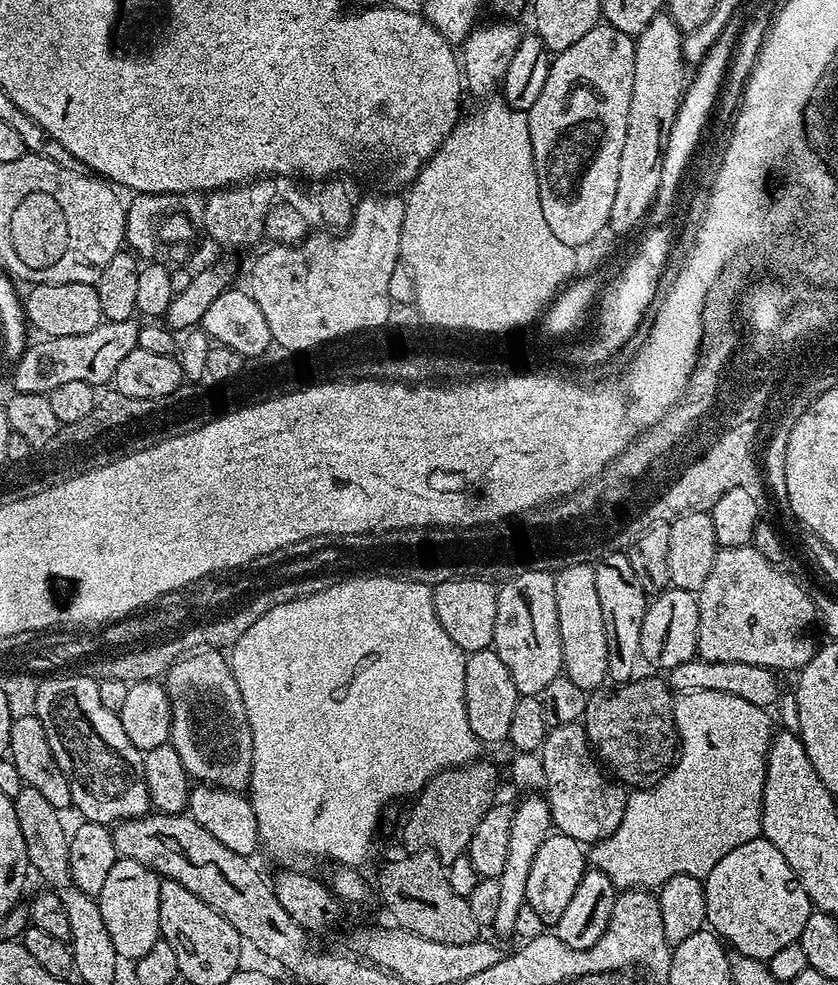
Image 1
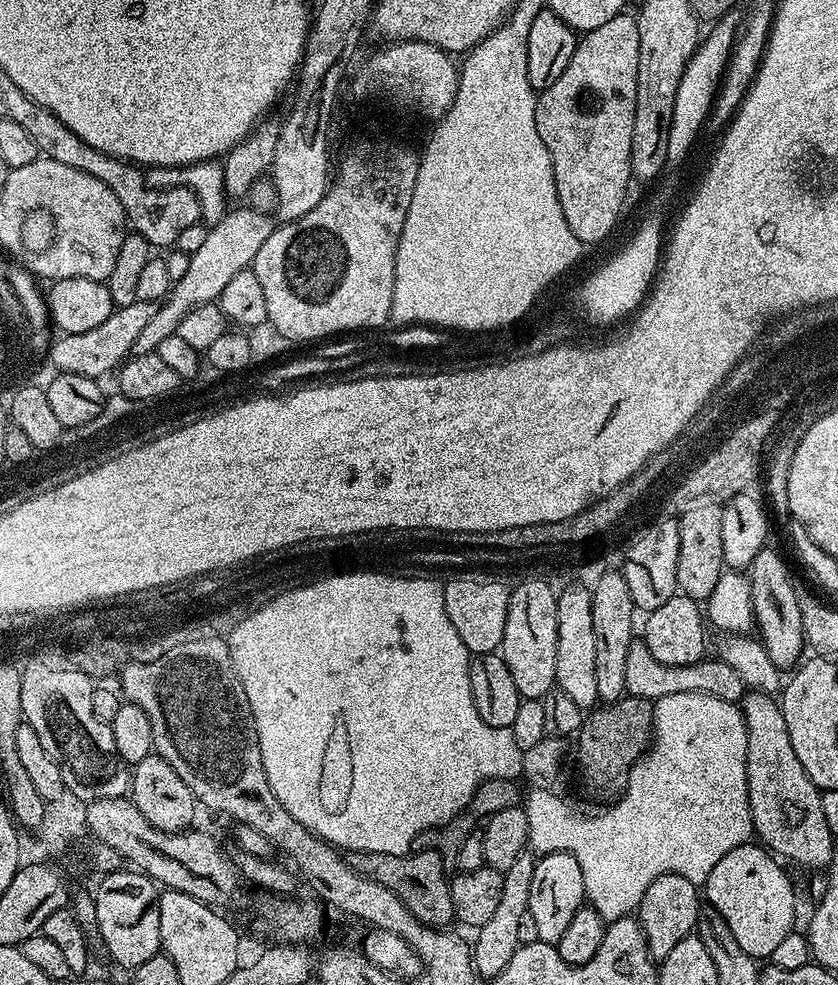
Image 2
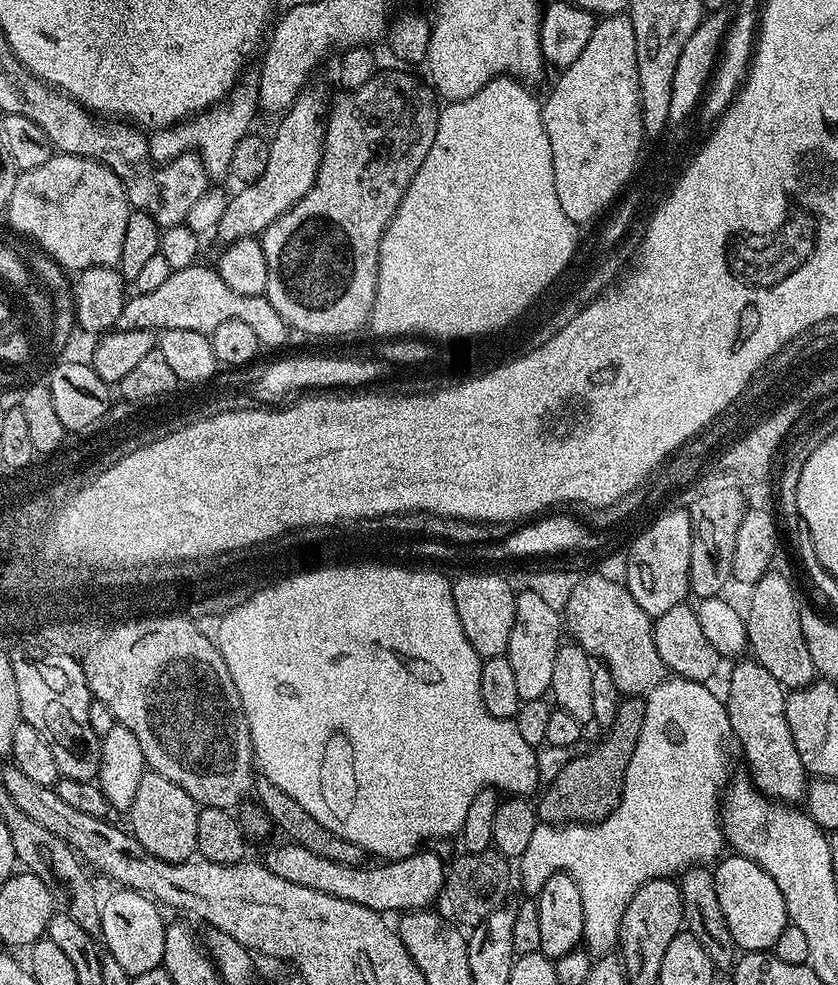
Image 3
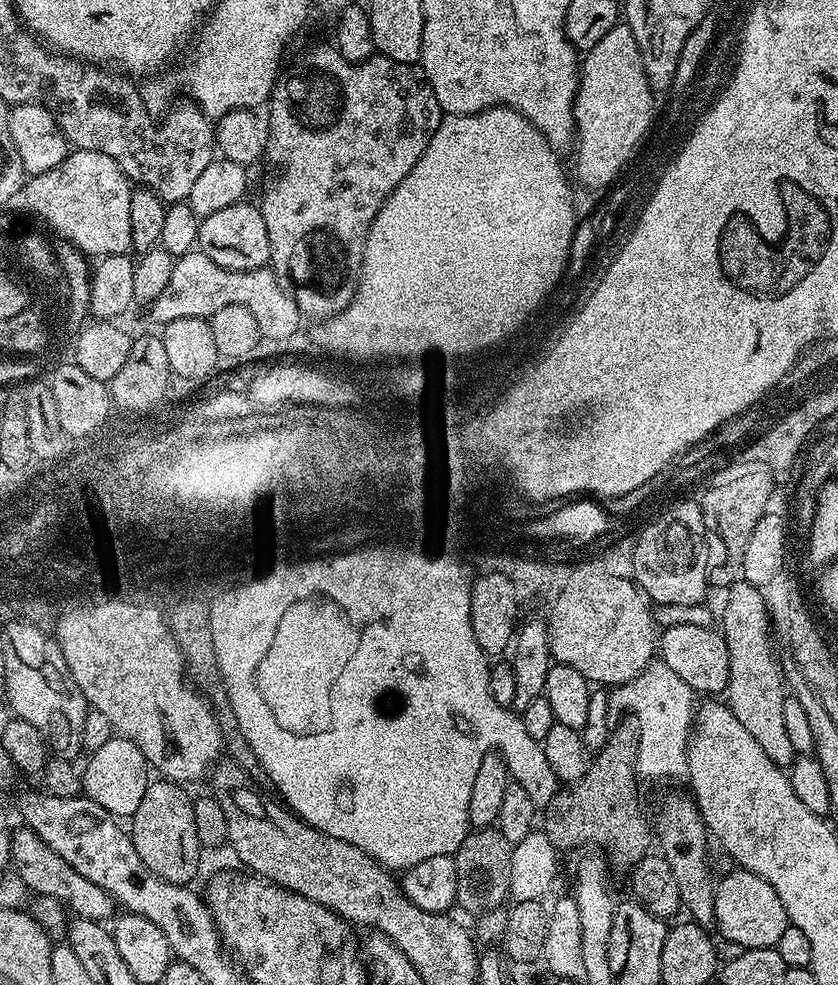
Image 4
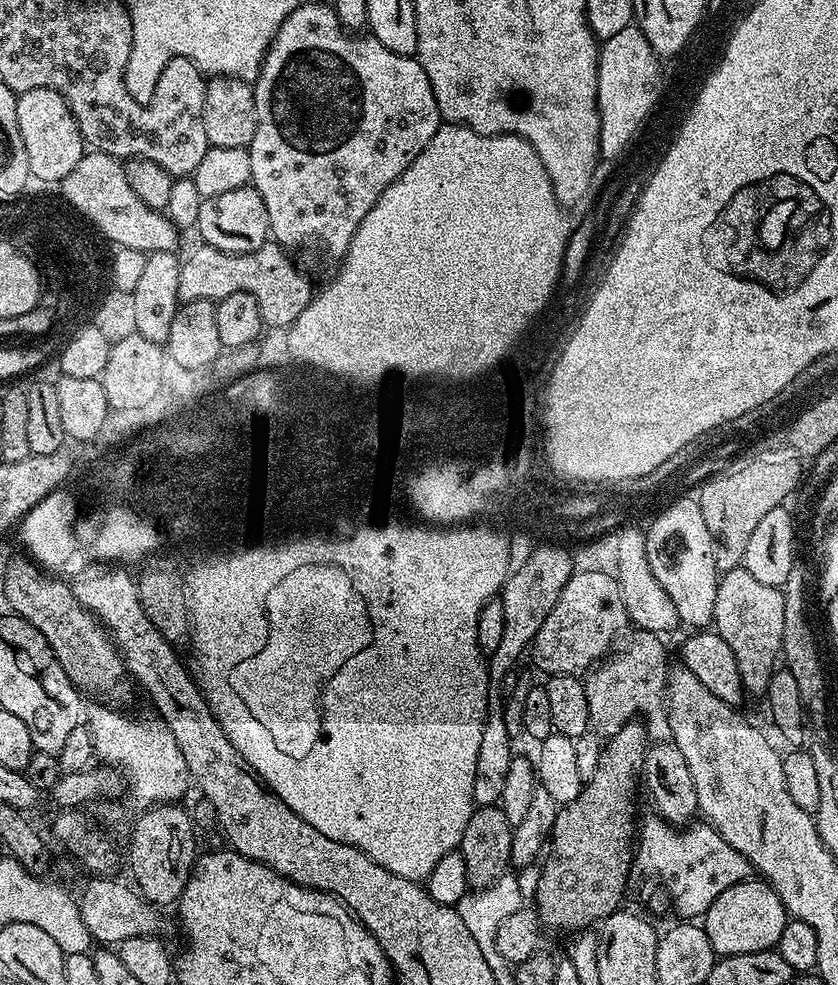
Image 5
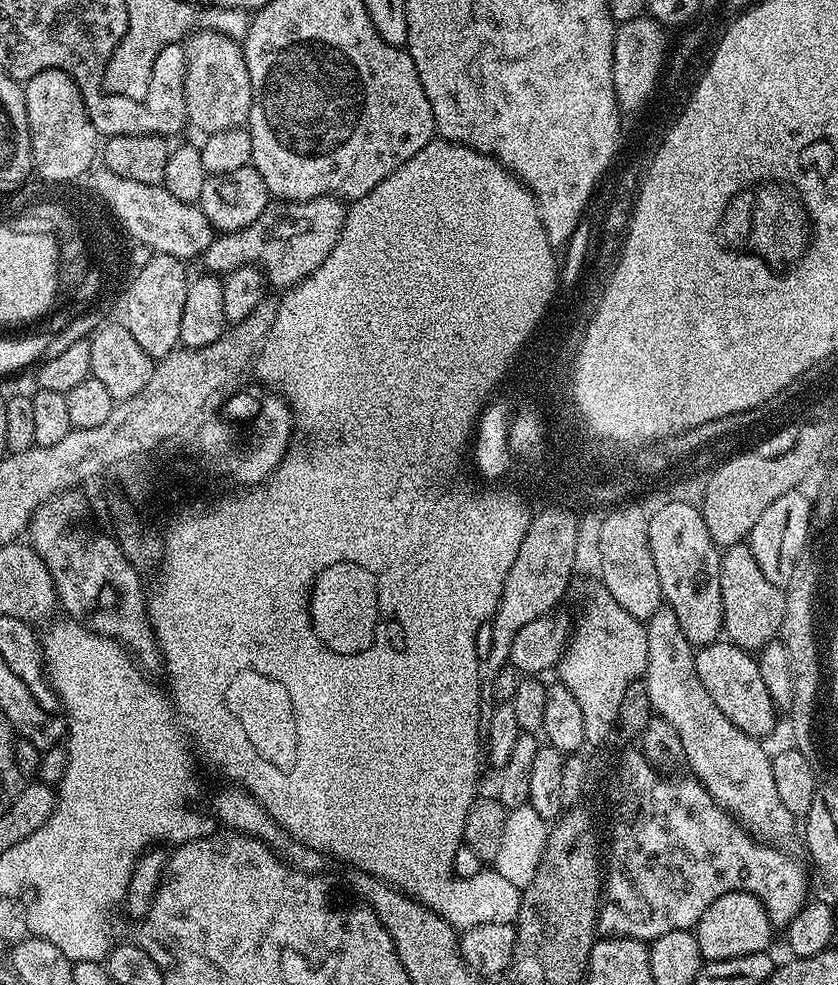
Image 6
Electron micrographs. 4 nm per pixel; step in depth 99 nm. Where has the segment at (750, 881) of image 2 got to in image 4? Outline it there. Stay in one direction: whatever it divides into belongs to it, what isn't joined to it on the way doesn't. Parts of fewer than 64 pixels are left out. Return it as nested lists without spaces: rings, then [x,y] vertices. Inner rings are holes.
[[[735,870],[729,876],[719,877],[714,898],[715,931],[720,931],[737,949],[775,948],[778,938],[782,938],[782,930],[789,926],[788,915],[774,894],[774,886],[753,872]]]

